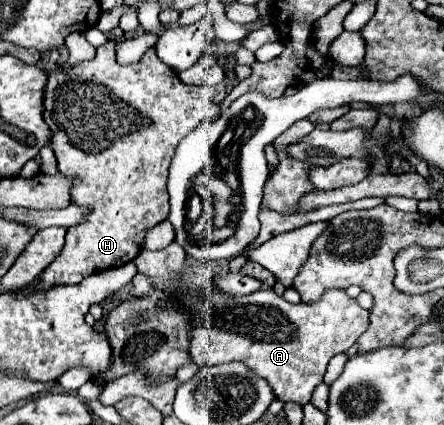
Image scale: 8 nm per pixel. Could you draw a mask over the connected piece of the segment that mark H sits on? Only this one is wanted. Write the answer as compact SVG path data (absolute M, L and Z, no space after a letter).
M114 40L100 46L92 60L78 62L72 68L58 66L54 72L48 72L42 118L52 132L50 146L58 160L60 174L78 178L72 188L72 202L84 206L88 214L84 222L68 228L62 254L40 276L42 288L50 288L50 284L80 284L84 278L122 266L140 254L146 232L168 218L168 168L180 140L198 122L200 96L202 90L184 84L178 74L156 56L154 48L148 50L140 62L120 66L114 58Z

